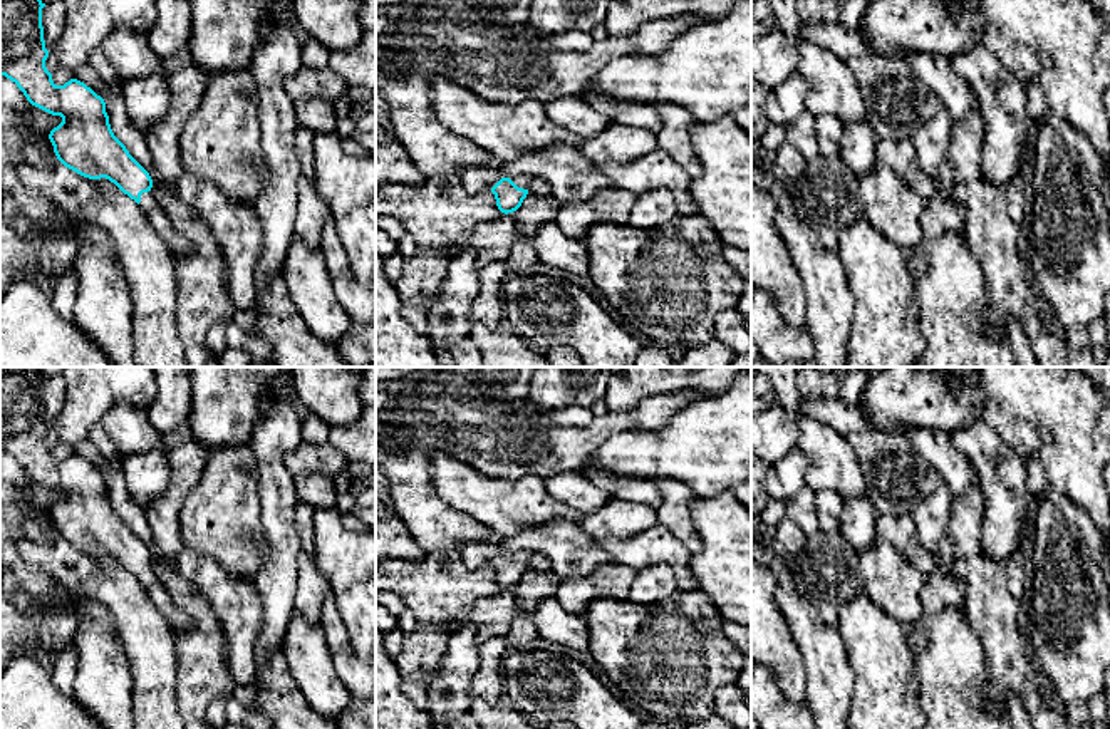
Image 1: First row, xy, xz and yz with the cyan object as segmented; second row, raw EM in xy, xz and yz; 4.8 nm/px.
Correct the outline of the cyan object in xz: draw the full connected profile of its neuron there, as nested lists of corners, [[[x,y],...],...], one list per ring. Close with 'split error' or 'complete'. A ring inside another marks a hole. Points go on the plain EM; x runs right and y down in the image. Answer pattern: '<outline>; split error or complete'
[[[486,541],[466,545],[461,560],[469,570],[491,566],[496,582],[508,590],[516,587],[528,570],[530,551],[503,553],[498,545]]]; split error

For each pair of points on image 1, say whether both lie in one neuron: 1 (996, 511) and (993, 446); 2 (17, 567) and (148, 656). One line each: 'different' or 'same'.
1: same
2: same

